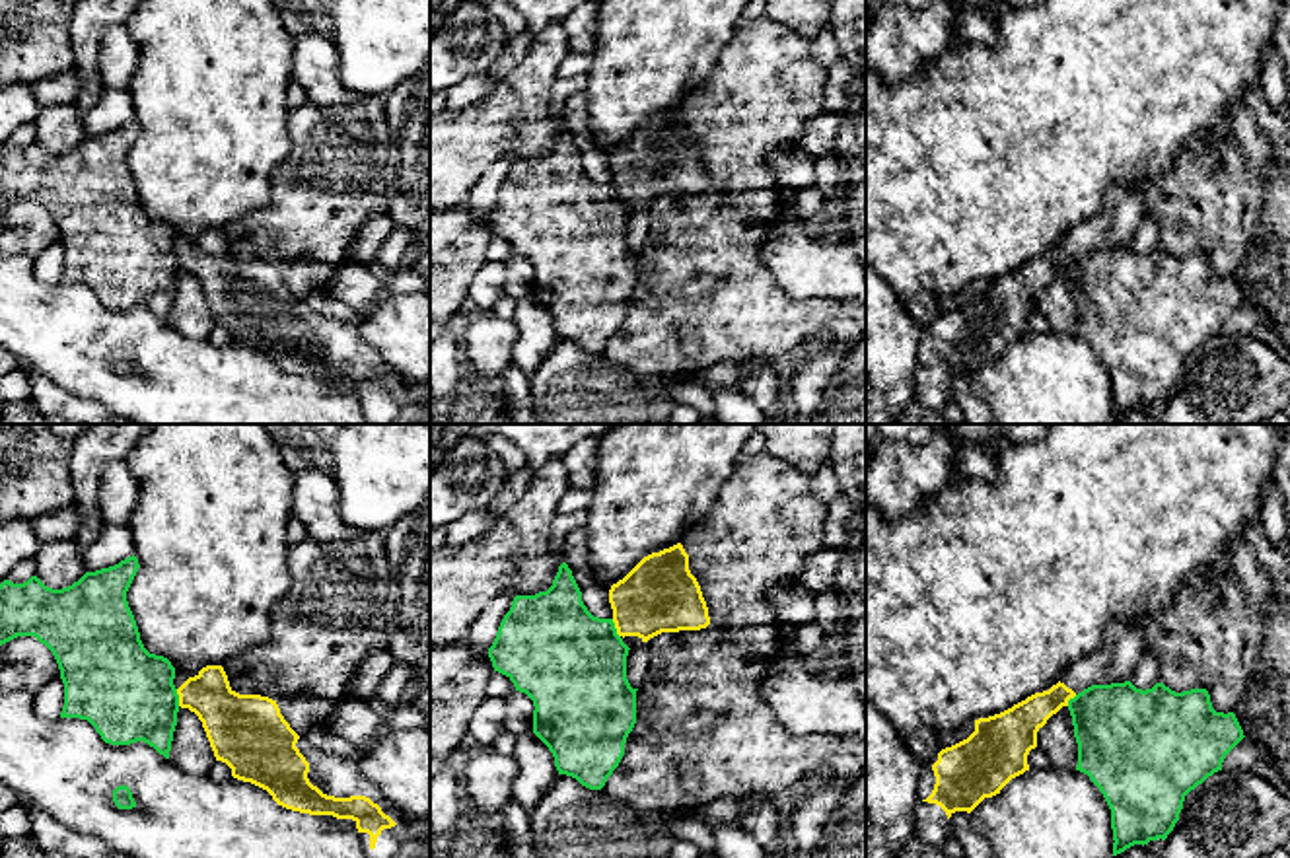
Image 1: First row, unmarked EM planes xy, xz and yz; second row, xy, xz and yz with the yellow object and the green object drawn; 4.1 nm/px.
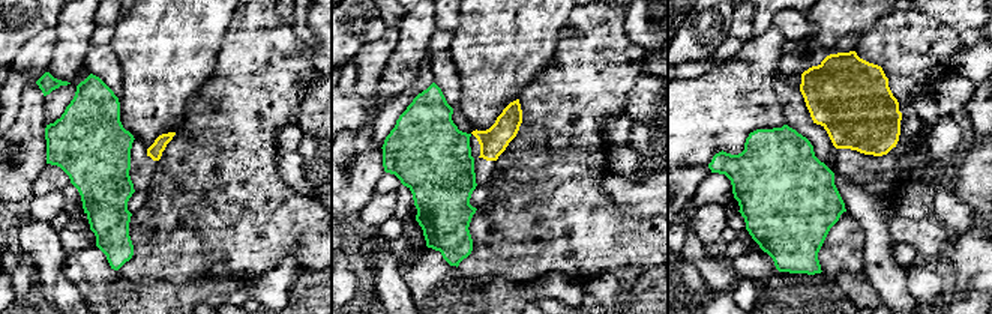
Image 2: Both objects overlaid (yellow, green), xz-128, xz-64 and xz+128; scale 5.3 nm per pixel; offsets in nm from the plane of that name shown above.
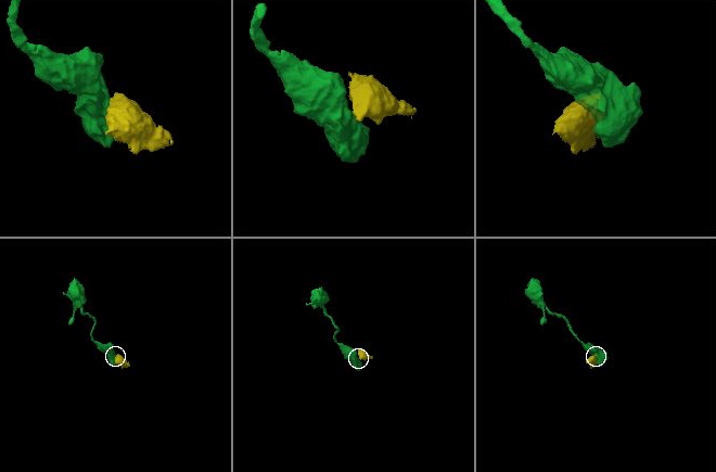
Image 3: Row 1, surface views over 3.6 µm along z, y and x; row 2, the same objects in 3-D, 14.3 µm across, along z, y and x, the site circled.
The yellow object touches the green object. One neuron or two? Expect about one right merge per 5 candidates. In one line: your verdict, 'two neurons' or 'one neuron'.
two neurons

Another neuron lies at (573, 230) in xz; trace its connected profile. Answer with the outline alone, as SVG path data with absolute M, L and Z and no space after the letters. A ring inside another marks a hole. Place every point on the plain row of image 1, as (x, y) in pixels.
M566 126L553 150L535 160L516 160L488 212L494 235L533 265L533 298L549 311L558 339L601 354L625 319L636 288L636 255L627 243L628 210L613 183L593 181Z

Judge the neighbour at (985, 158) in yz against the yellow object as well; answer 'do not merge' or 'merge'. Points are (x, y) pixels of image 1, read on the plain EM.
do not merge

